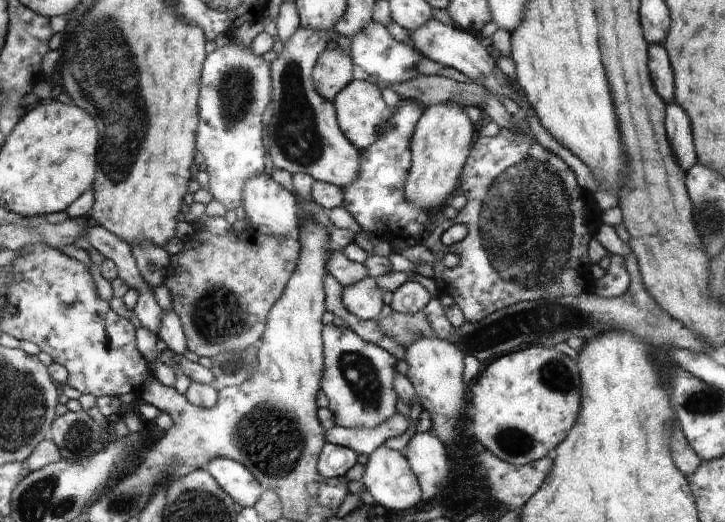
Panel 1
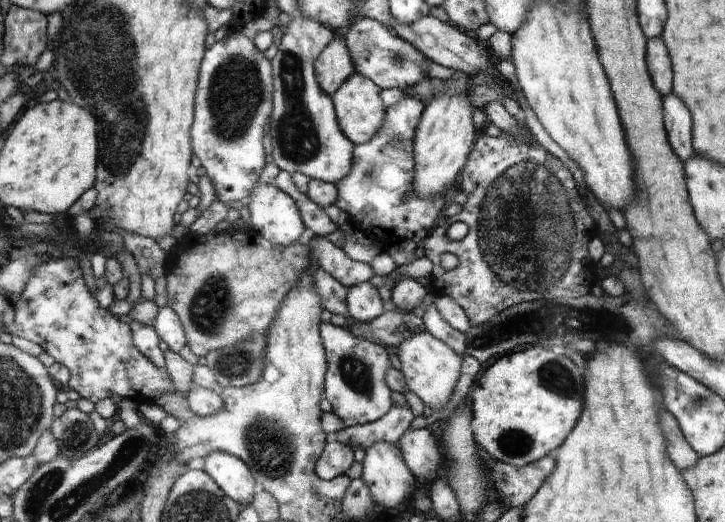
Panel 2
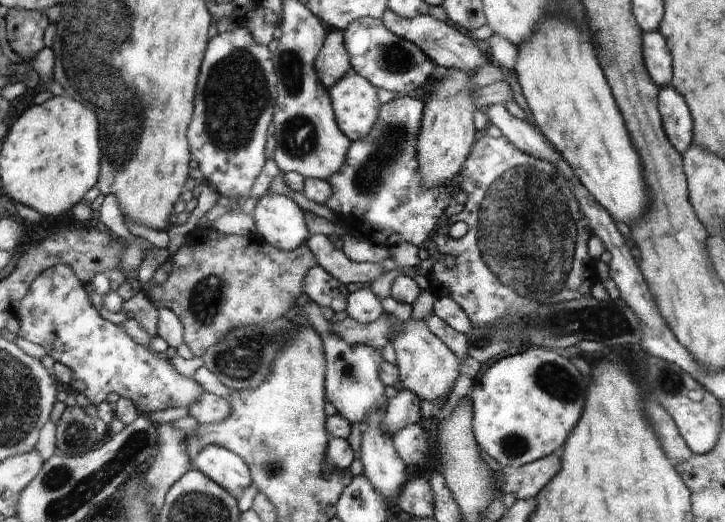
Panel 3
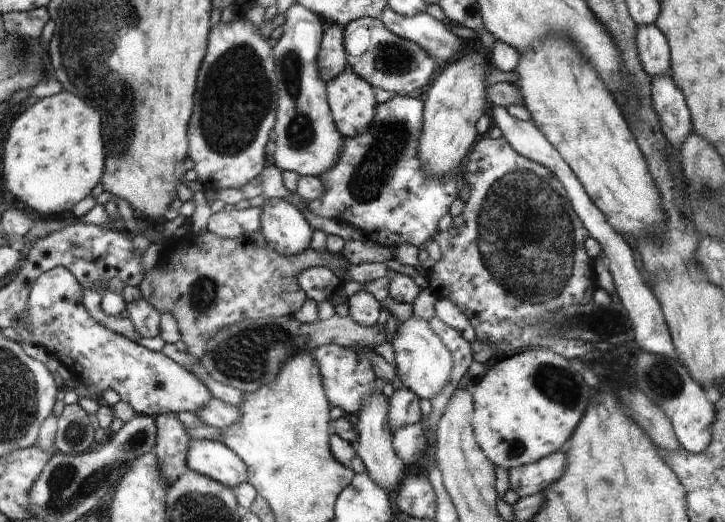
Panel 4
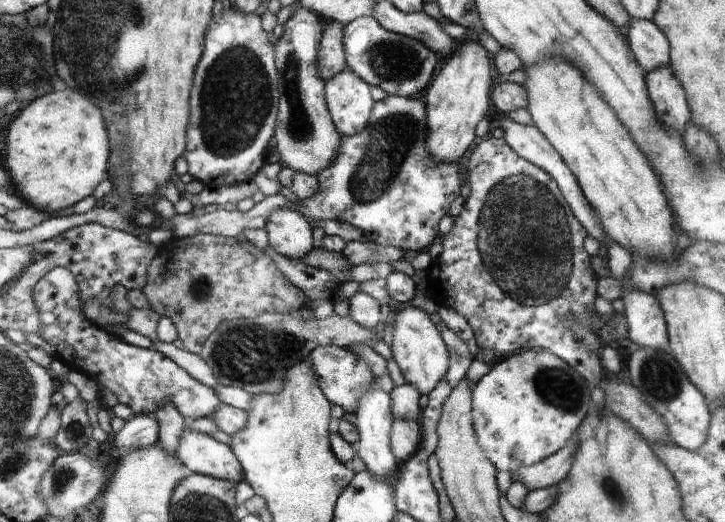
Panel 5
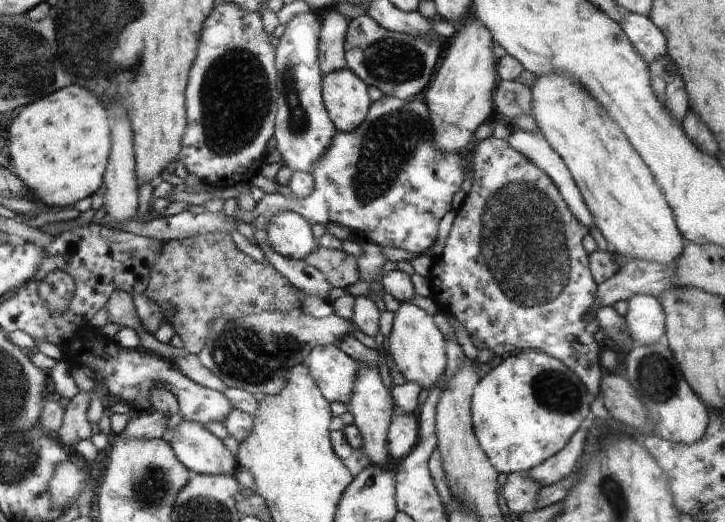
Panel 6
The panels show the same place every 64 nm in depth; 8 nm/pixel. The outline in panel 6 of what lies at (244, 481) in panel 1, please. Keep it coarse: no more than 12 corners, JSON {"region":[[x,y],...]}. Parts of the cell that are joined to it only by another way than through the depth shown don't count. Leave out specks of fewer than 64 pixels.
{"region":[[206,426],[165,440],[194,474],[235,476],[237,458]]}

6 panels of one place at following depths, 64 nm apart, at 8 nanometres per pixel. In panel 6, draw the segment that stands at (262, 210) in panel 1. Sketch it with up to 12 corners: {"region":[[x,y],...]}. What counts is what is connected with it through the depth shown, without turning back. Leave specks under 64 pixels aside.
{"region":[[292,212],[270,220],[271,248],[305,261],[319,247],[308,220]]}

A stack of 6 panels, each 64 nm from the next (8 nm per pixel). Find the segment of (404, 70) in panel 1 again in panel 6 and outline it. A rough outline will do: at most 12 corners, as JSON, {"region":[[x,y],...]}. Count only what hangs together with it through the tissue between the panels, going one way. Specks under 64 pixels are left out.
{"region":[[350,19],[348,69],[384,96],[414,99],[438,38]]}

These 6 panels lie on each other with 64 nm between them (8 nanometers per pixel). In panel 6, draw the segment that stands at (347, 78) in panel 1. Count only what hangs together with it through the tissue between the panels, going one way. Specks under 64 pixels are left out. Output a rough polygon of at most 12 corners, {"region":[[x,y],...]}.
{"region":[[322,12],[320,68],[325,76],[347,68],[346,16]]}

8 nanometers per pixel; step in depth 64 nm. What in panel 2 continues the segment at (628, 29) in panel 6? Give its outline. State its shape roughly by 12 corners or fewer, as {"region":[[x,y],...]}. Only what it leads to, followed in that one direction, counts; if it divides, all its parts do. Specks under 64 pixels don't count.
{"region":[[662,38],[648,39],[648,67],[662,99],[673,64]]}

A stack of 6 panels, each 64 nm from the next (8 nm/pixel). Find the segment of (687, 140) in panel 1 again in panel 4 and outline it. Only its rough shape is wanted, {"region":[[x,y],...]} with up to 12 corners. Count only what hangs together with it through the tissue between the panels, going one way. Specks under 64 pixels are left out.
{"region":[[671,74],[652,77],[653,107],[671,146],[693,132],[686,100]]}

